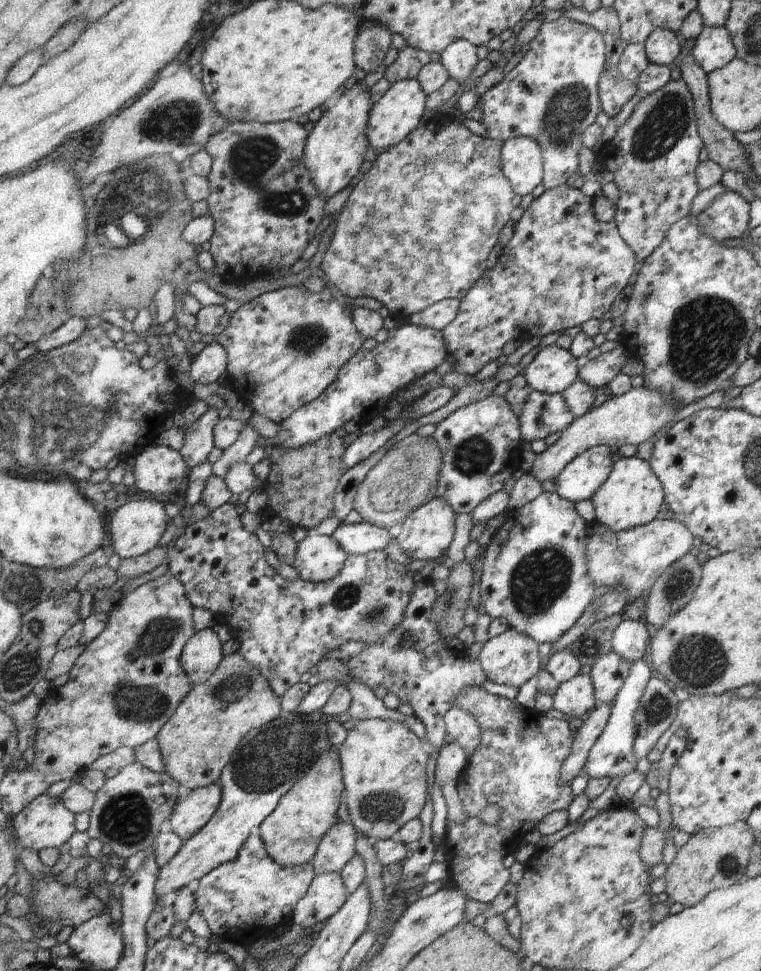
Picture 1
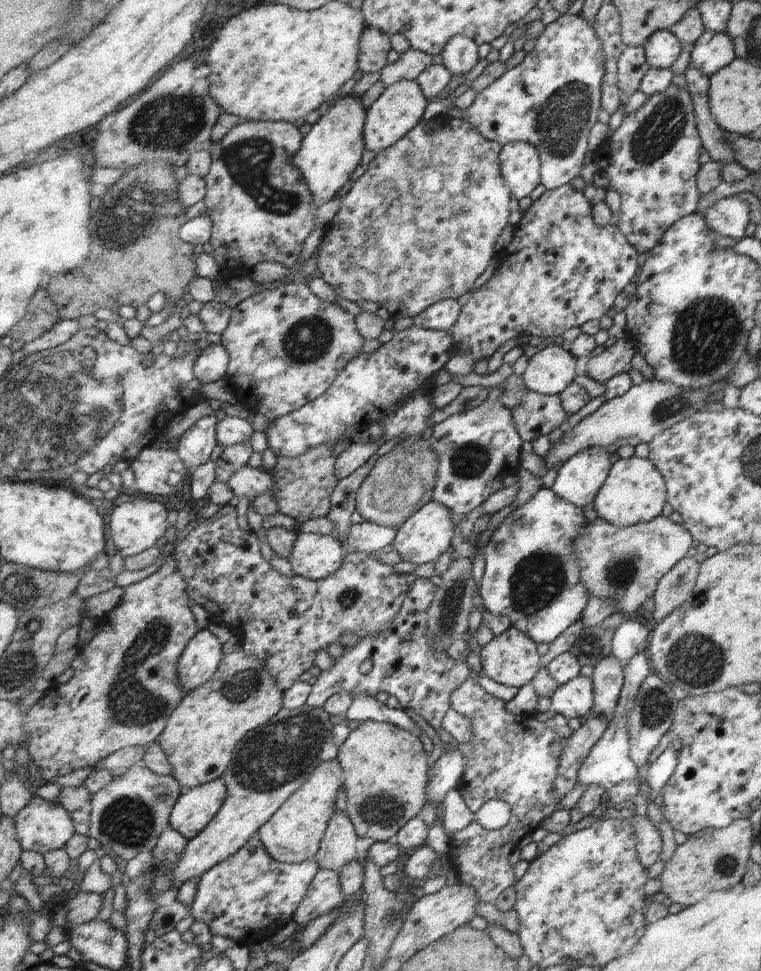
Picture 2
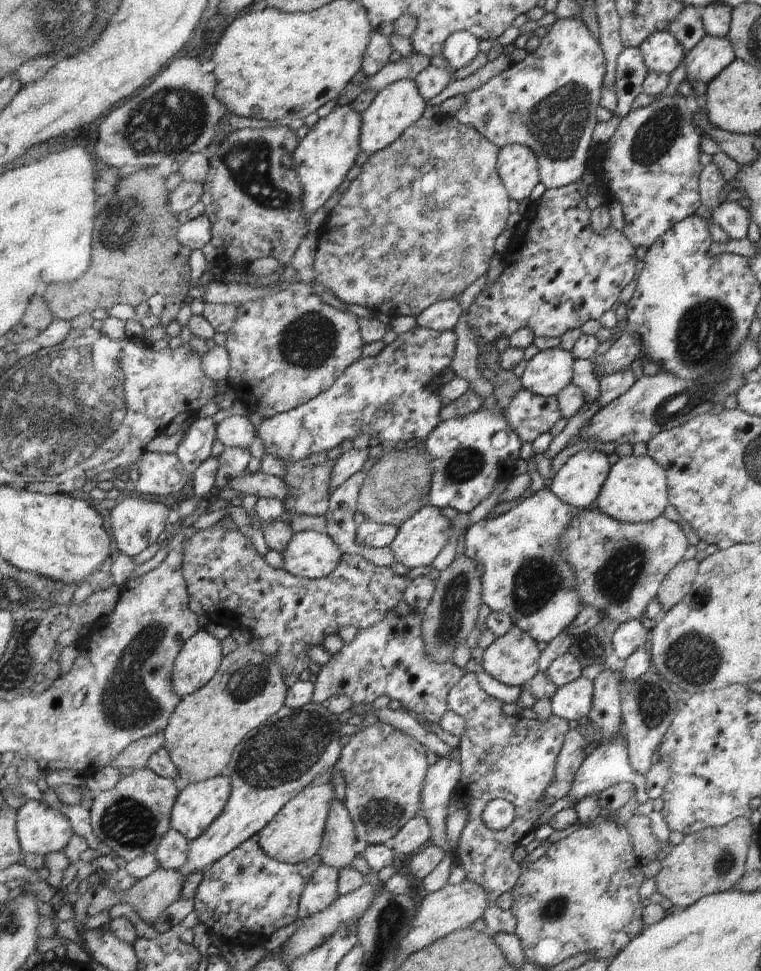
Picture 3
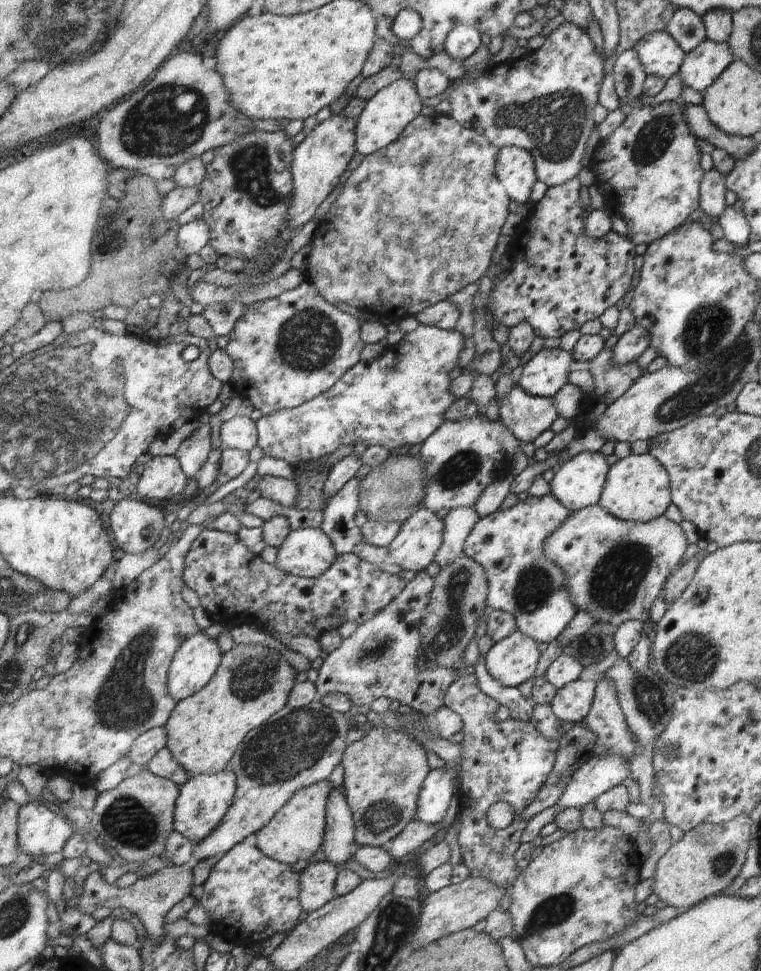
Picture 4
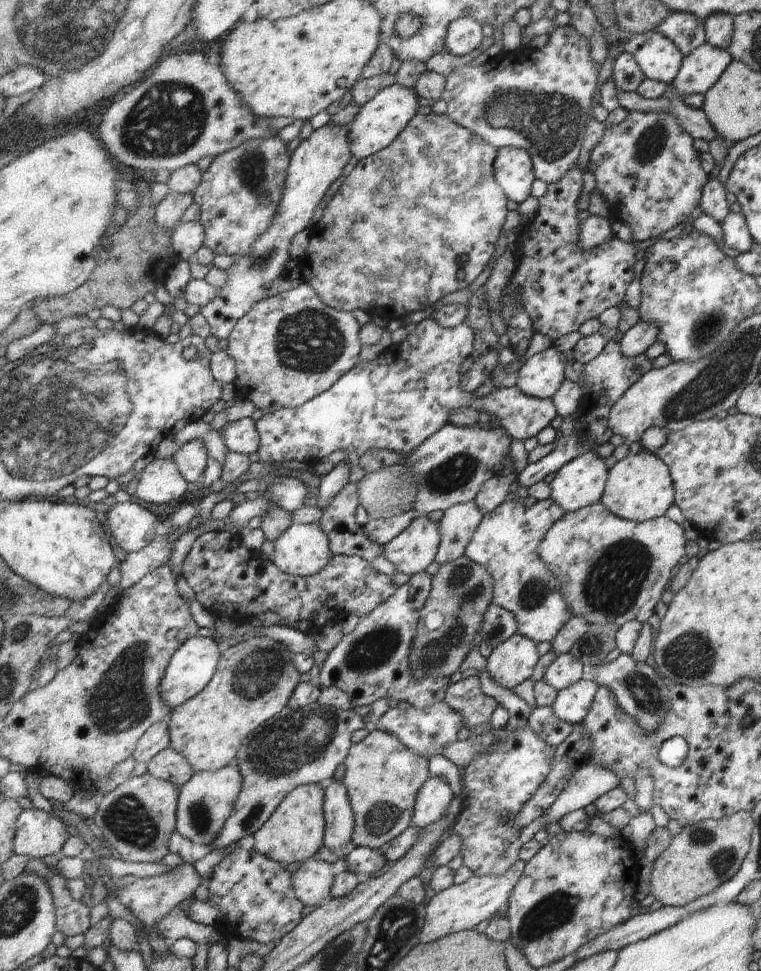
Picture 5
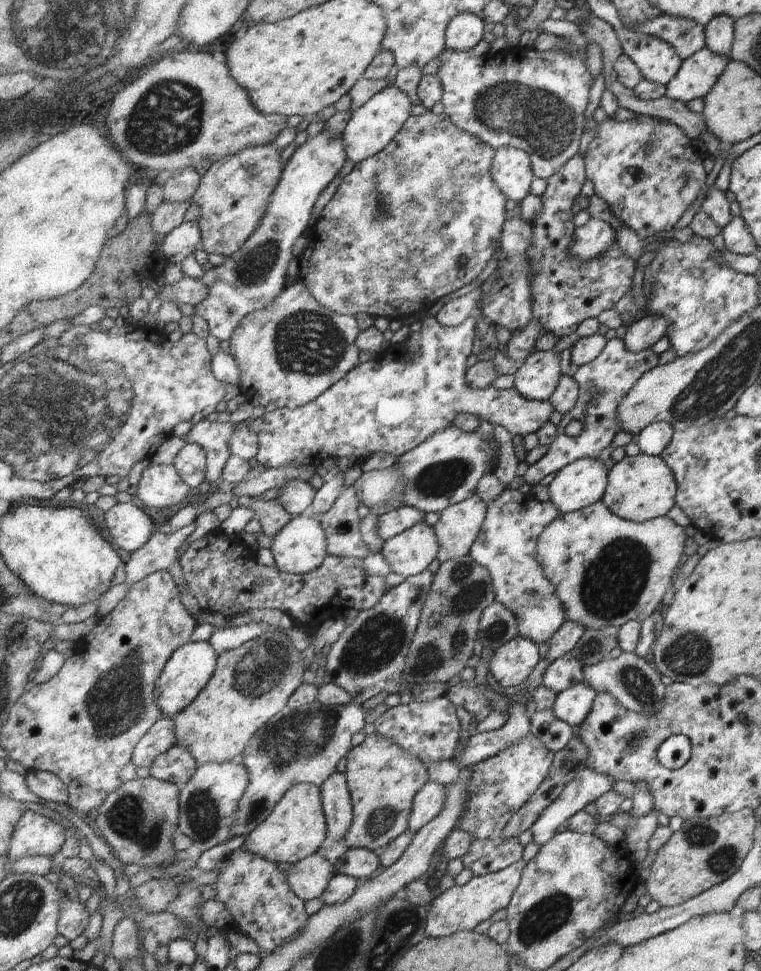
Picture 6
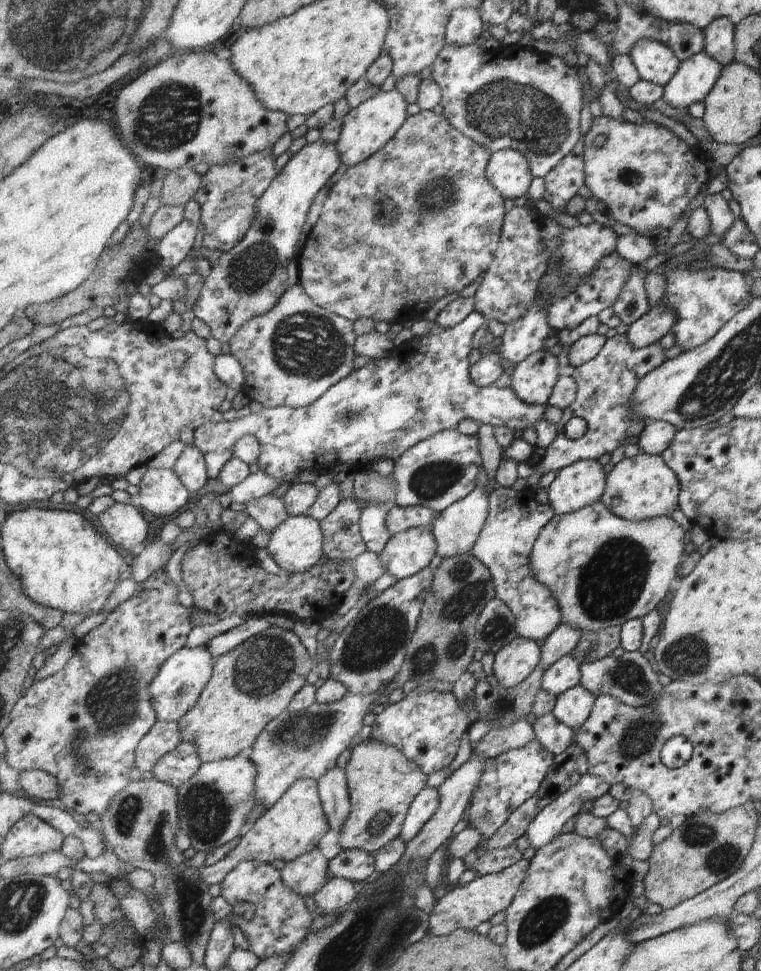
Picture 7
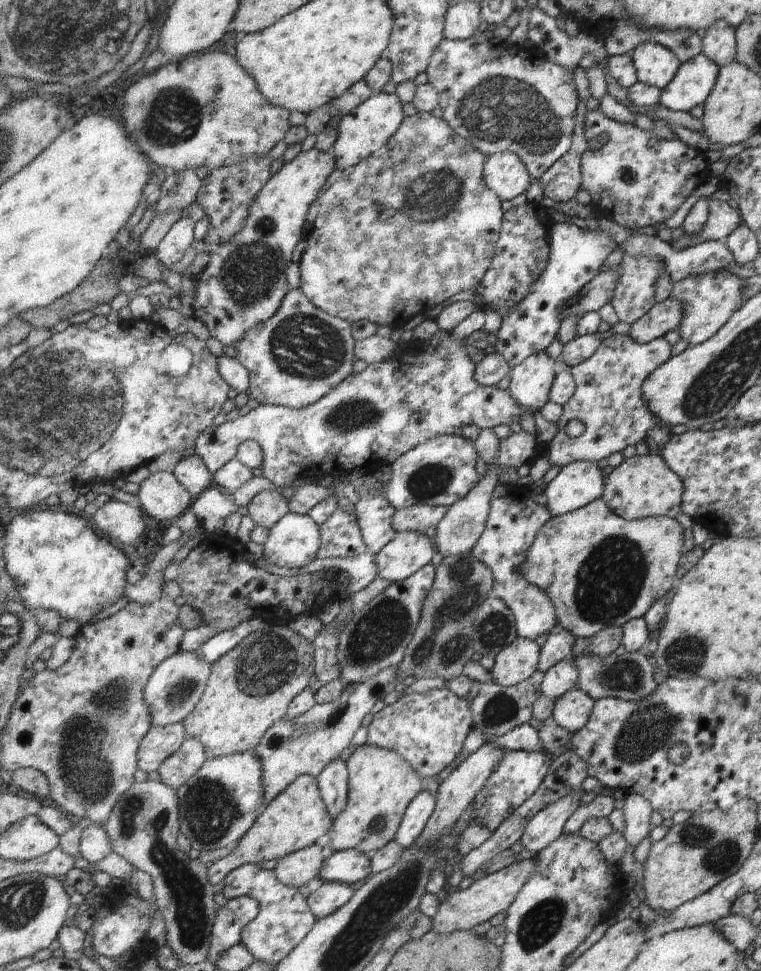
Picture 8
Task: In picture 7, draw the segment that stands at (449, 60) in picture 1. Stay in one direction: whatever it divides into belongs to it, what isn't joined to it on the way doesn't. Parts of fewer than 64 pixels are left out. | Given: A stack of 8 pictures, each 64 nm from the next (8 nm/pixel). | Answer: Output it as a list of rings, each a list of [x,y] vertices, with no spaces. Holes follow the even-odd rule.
[[[463,7],[454,10],[446,26],[446,44],[464,47],[481,41],[483,20],[477,9]]]

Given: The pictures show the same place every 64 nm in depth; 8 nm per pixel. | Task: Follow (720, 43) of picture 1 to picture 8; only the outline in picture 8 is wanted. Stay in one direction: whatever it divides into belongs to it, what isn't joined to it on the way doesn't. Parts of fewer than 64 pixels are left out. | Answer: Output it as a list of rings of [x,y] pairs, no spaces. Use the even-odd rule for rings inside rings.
[[[702,52],[695,55],[695,58],[687,63],[682,63],[675,78],[662,90],[663,106],[674,111],[688,112],[695,108],[696,104],[703,104],[705,97],[713,88],[715,79],[718,75],[719,67],[711,62]]]

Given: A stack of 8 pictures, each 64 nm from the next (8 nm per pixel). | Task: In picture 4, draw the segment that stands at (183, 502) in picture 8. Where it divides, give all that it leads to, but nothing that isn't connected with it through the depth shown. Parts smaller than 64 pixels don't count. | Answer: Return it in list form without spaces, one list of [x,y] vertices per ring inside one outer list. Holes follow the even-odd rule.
[[[176,454],[152,457],[140,473],[137,493],[149,500],[169,500],[181,494],[189,482]]]

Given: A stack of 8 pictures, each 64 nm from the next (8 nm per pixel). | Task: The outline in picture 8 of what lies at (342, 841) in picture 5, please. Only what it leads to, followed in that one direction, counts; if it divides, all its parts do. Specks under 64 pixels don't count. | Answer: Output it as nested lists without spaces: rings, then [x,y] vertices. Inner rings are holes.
[[[340,759],[333,761],[318,776],[318,785],[329,814],[335,819],[348,807],[350,771]]]

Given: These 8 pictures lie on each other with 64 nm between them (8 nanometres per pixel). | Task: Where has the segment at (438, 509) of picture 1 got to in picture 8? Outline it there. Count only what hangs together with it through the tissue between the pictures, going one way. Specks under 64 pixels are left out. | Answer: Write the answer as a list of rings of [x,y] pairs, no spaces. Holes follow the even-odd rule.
[[[401,531],[376,554],[378,576],[393,583],[403,582],[433,562],[433,542],[423,531]]]

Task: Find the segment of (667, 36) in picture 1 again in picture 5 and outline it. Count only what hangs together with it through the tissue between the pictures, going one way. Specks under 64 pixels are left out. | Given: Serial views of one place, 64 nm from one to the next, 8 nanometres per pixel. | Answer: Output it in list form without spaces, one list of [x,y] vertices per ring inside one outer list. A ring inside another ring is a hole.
[[[620,28],[620,40],[624,42],[625,52],[633,54],[637,59],[647,79],[660,80],[669,84],[678,77],[685,56],[682,50],[679,50],[679,47],[661,32],[631,34]]]

